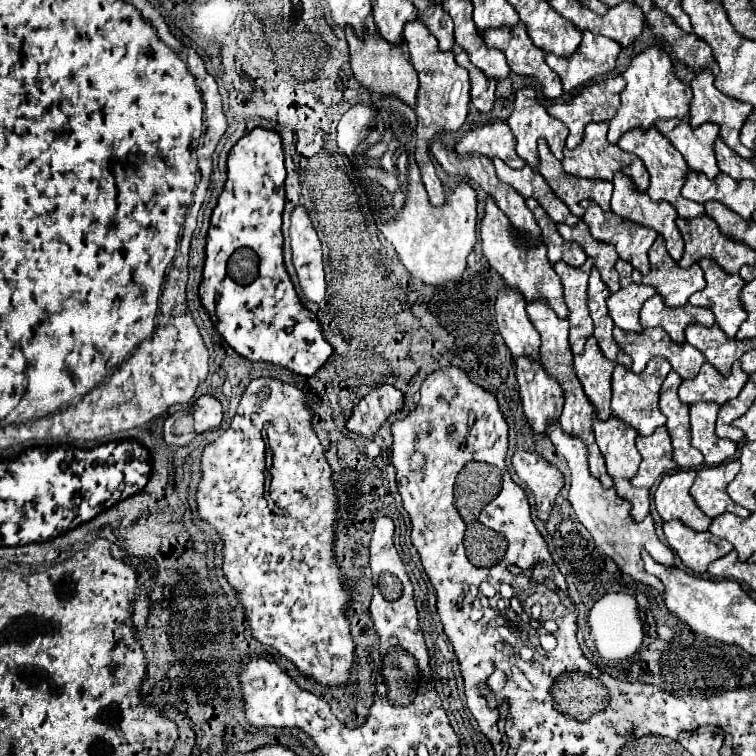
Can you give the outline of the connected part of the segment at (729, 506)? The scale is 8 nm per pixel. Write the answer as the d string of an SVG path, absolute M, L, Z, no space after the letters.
M736 460L720 464L720 466L706 466L706 468L698 470L696 480L690 488L690 494L706 516L716 518L726 510L740 518L750 516L750 512L746 508L734 504L726 492L728 482L732 482L732 478L738 474L738 470L740 470L740 466Z

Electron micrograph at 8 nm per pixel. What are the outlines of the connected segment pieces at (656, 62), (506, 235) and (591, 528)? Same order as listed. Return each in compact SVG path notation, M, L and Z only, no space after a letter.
M652 46L638 54L628 70L622 74L626 80L626 88L622 90L622 106L614 120L610 120L608 140L616 144L622 134L640 128L650 130L650 126L656 124L656 120L670 120L670 118L688 118L690 116L690 102L692 102L692 90L690 86L682 84L672 70L672 60L668 52L664 52L658 46Z
M488 198L486 214L484 214L484 220L482 220L482 226L480 226L480 238L482 238L484 256L488 258L490 268L494 268L500 274L500 278L504 280L504 284L508 288L518 290L524 296L526 302L546 300L548 308L552 308L560 318L568 320L568 308L566 308L566 302L562 298L562 284L560 284L560 278L554 272L554 268L548 264L546 246L540 244L538 248L526 248L524 244L514 242L514 234L510 230L512 228L508 224L506 216L492 202L492 198Z
M550 426L548 428L548 434L550 434L550 440L552 444L556 446L558 454L562 454L568 462L568 468L570 468L570 480L572 480L572 486L570 486L570 492L568 492L568 500L578 516L578 520L584 524L584 528L588 528L588 532L592 534L594 542L596 542L596 548L610 556L616 566L632 576L634 580L638 582L644 582L644 584L650 584L652 588L658 590L658 594L662 596L662 582L656 578L656 576L650 576L644 572L644 562L642 562L642 550L646 550L654 562L658 564L664 564L664 566L674 566L674 552L664 546L656 532L654 532L654 522L652 522L652 516L646 516L642 522L634 522L630 518L630 504L626 500L622 500L614 488L606 490L590 472L588 472L588 462L586 462L586 446L582 444L582 440L574 438L574 436L568 436L564 434L558 426Z

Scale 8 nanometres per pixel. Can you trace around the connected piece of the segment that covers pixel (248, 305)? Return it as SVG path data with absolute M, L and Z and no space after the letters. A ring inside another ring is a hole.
M254 128L250 134L240 138L228 154L228 180L218 198L218 204L210 218L210 228L206 236L206 260L200 284L200 302L210 314L216 330L222 338L246 360L262 360L276 366L284 366L296 374L312 376L332 354L332 346L324 340L316 316L306 310L294 292L288 272L282 262L282 210L284 210L284 152L282 138L274 130ZM240 246L250 246L260 258L258 276L252 284L236 284L226 274L226 262L232 252Z

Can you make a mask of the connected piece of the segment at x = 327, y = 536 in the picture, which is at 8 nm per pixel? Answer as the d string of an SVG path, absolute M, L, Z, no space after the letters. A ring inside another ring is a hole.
M254 378L244 390L232 426L220 438L208 444L202 452L202 480L198 486L196 502L200 518L210 522L224 540L222 568L226 572L228 582L236 588L240 596L254 638L262 644L274 646L282 656L294 662L302 674L312 676L320 684L336 686L348 682L348 672L354 660L354 642L350 638L350 626L344 616L344 608L350 596L342 588L342 578L332 554L336 524L336 494L330 480L332 474L324 458L322 444L310 426L310 418L312 414L304 402L302 390L298 390L292 384L284 384L276 378ZM264 430L268 436L268 446L272 450L272 466L268 470L272 476L270 486L292 486L289 488L289 508L286 510L278 508L273 501L267 500L264 496Z

